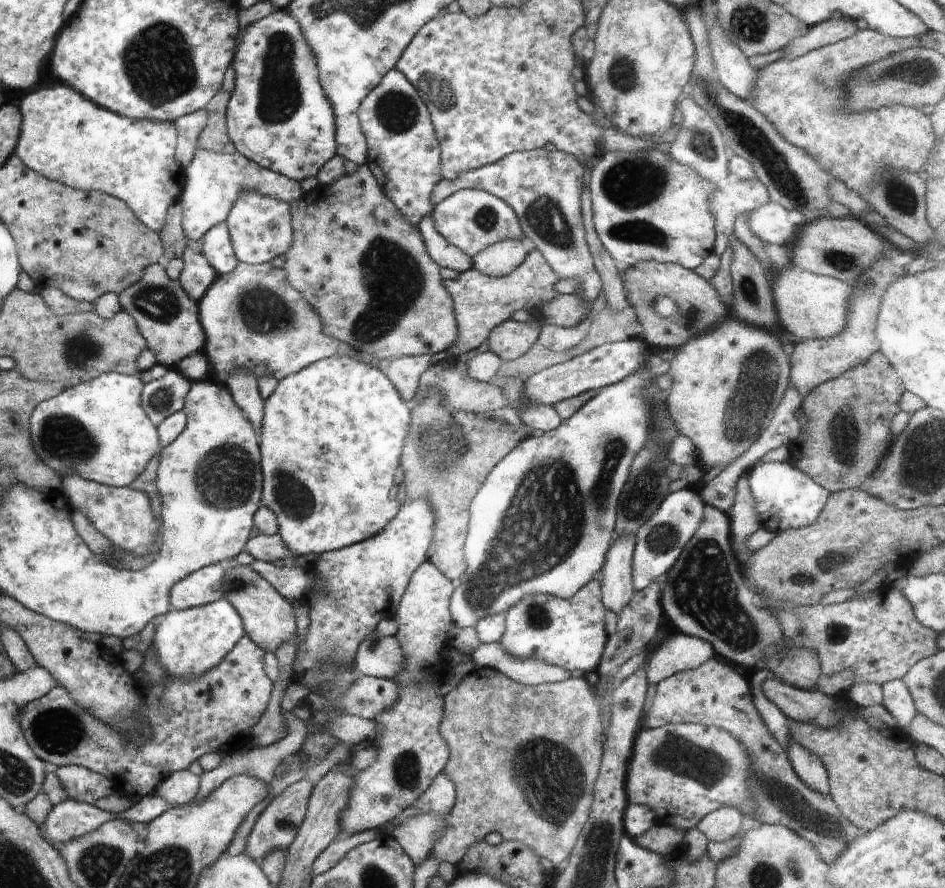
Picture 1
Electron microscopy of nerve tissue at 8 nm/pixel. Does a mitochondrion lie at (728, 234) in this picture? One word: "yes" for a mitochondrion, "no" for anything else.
no

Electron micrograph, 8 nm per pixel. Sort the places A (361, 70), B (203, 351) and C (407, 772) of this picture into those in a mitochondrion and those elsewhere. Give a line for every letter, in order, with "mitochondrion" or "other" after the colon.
A: other
B: other
C: mitochondrion

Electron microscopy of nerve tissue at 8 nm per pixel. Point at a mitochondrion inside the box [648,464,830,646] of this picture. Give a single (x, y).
(801, 628)

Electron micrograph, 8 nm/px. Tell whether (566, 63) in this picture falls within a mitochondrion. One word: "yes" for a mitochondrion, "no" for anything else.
no

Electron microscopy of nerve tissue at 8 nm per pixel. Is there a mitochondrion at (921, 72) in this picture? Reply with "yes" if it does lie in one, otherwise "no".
yes

